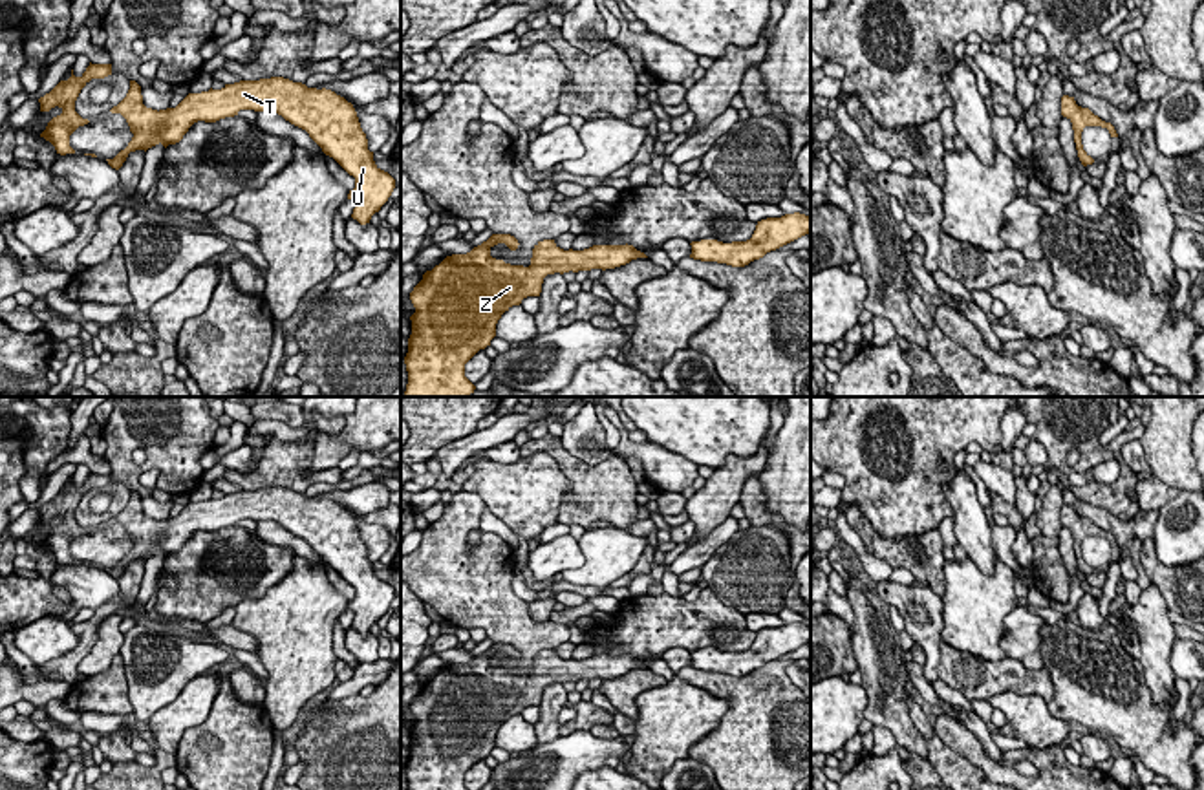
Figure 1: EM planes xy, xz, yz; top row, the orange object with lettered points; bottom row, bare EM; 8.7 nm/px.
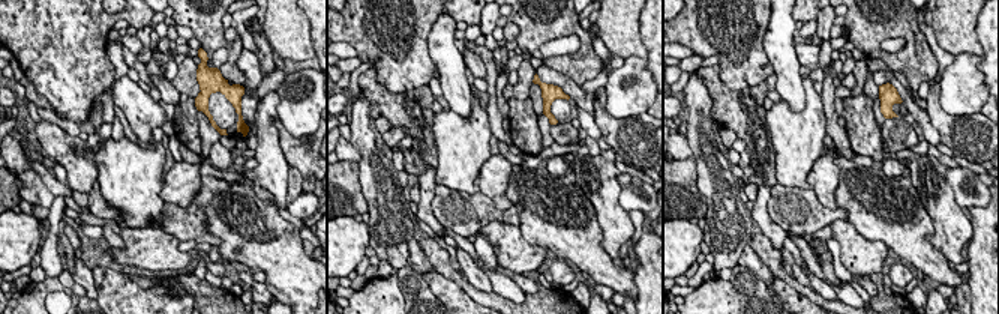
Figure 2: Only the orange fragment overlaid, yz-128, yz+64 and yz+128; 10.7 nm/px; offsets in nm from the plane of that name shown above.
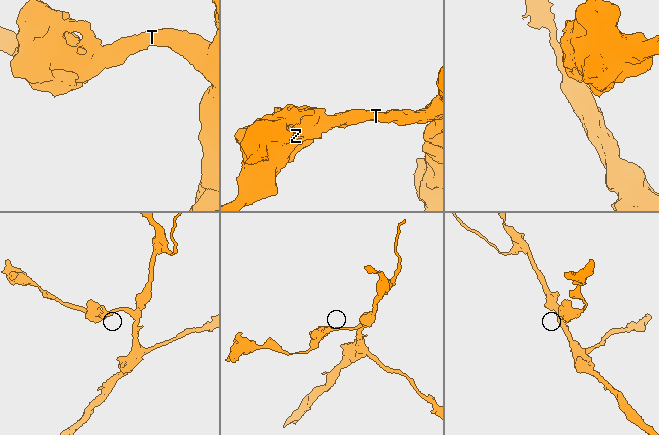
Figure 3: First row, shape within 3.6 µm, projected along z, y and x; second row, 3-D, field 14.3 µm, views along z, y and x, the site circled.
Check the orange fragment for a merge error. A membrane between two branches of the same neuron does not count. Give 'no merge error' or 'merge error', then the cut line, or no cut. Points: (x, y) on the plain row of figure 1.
no merge error; cut none

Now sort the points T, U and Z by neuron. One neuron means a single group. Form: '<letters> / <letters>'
T U Z

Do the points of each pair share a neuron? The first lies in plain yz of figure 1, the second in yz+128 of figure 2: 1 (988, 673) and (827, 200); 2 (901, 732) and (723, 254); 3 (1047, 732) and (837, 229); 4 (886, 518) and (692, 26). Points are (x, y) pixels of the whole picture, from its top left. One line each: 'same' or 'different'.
1: different
2: same
3: same
4: same

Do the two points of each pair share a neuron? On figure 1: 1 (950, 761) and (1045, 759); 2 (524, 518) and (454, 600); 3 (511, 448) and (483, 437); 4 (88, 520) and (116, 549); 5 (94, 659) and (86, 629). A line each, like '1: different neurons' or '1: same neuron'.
1: different neurons
2: different neurons
3: different neurons
4: different neurons
5: different neurons

